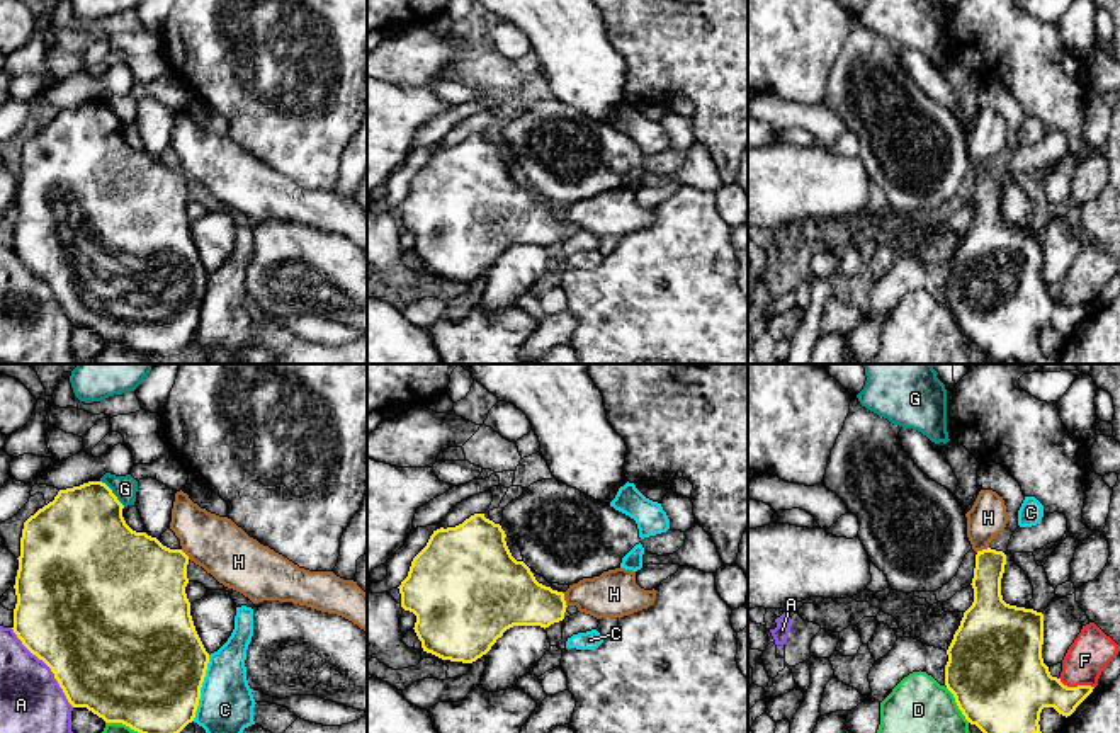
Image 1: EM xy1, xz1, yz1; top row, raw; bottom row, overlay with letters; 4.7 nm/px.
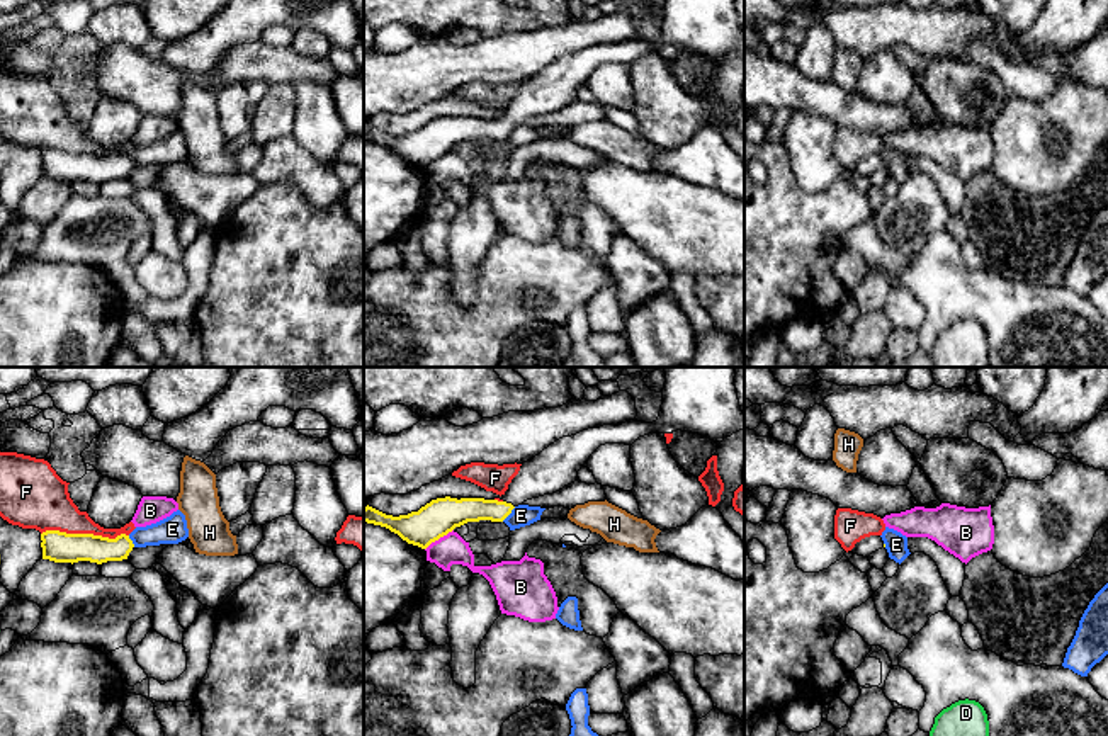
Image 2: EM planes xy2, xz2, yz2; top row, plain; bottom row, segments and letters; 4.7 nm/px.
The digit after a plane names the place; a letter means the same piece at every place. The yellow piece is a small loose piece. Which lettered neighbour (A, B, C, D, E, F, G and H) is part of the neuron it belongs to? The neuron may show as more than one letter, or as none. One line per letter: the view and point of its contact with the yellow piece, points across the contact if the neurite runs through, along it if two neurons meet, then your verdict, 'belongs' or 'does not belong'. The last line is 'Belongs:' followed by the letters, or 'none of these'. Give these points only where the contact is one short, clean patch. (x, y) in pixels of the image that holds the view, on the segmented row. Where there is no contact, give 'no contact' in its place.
A: meets yellow in xy1 at (48, 665); does not belong
B: meets yellow in xz2 at (439, 537); border along xz2 (452, 529), (425, 549); does not belong
C: meets yellow in xy1 at (201, 686); border along xy1 (209, 655), (199, 704), (192, 720); does not belong
D: meets yellow in yz1 at (957, 704); does not belong
E: meets yellow in xz2 at (508, 514); border along xz2 (515, 507), (502, 520); does not belong
F: meets yellow in xy2 at (85, 534); does not belong
G: meets yellow in xy1 at (113, 494); border along xy1 (101, 480), (124, 505); does not belong
H: meets yellow in xz1 at (563, 599); border along xz1 (561, 592), (566, 606); does not belong
Belongs: none of these

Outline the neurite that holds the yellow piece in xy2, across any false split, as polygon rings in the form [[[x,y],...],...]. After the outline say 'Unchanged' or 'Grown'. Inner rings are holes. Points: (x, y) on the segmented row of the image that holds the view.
[[[46,530],[41,534],[42,559],[54,563],[107,563],[127,559],[134,544],[129,535],[121,534],[116,539],[93,534],[66,534]]]. Unchanged

